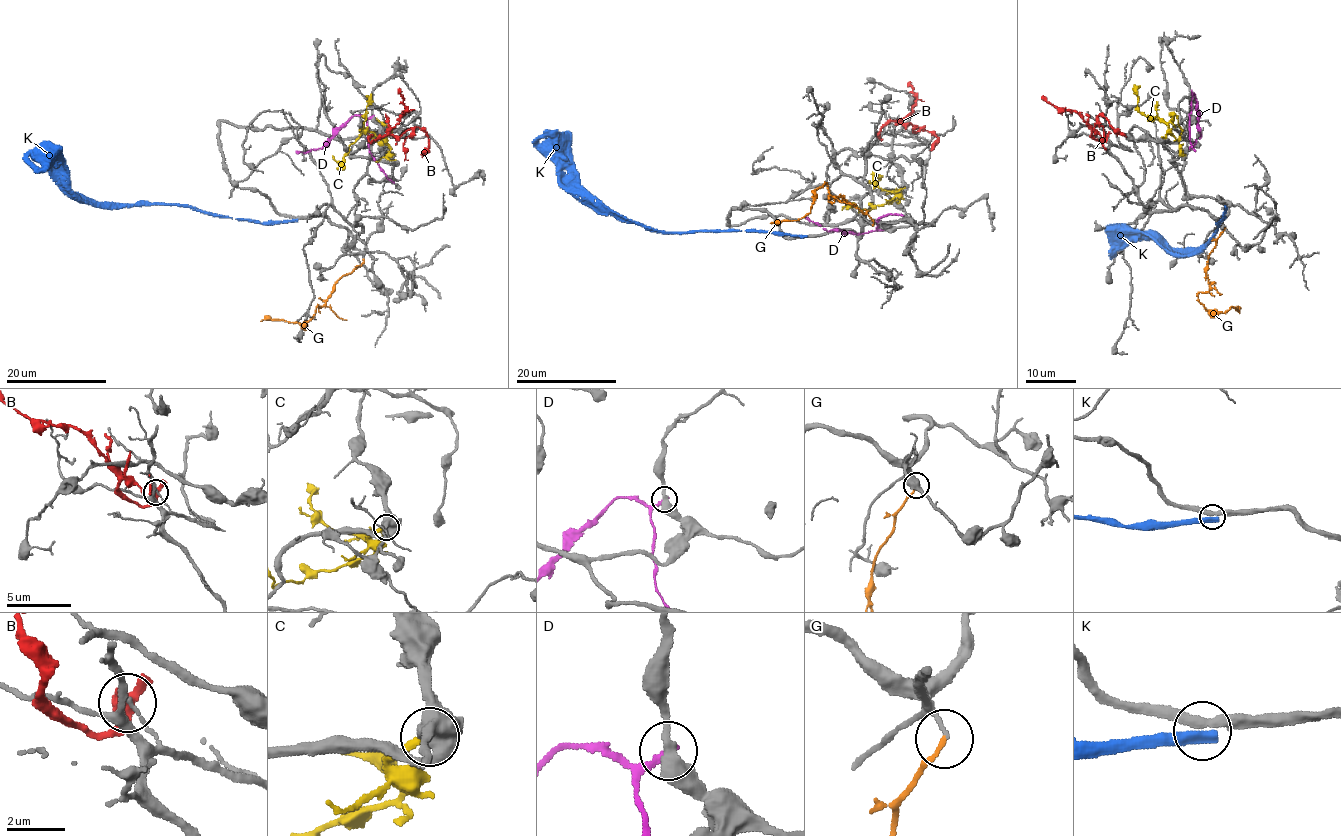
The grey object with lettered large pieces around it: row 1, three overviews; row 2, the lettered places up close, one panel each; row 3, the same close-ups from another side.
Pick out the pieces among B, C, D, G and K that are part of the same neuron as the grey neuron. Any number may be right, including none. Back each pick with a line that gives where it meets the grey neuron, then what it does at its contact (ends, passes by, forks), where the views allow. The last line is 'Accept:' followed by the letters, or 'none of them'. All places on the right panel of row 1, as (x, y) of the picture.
G: contact (1224, 228); it ends
Accept: G

